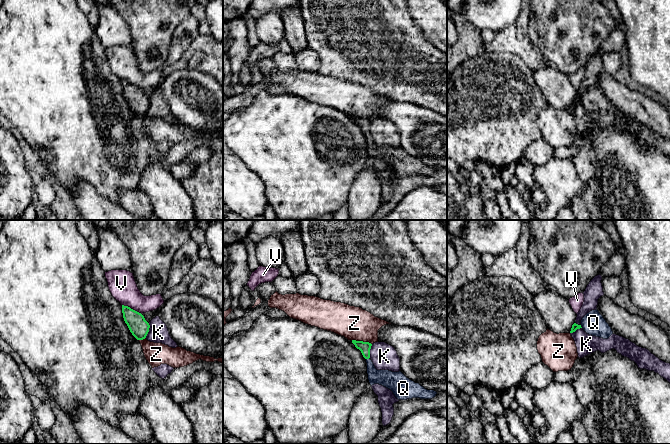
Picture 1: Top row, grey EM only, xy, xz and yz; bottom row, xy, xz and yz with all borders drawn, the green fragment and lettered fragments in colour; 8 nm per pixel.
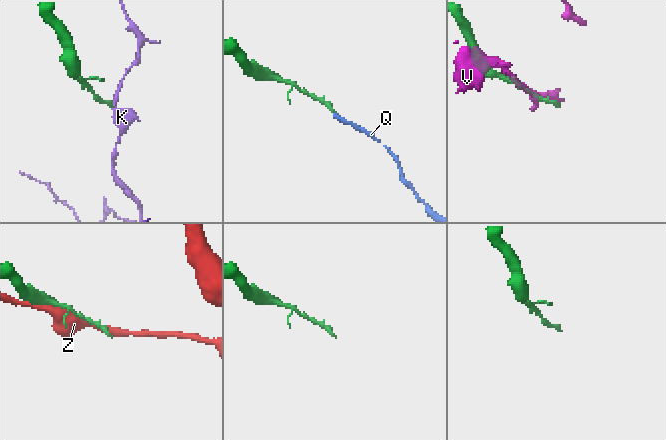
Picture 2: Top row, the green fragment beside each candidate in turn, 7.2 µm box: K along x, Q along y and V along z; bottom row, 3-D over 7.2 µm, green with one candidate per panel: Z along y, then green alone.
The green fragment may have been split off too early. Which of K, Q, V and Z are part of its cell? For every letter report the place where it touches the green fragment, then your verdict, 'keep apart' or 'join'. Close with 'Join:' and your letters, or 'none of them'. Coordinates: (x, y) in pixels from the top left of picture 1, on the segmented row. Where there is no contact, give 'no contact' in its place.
K: contact xy (148, 330); keep apart
Q: contact xz (367, 358); join
V: contact xy (132, 309); keep apart
Z: contact xz (361, 341); keep apart
Join: Q

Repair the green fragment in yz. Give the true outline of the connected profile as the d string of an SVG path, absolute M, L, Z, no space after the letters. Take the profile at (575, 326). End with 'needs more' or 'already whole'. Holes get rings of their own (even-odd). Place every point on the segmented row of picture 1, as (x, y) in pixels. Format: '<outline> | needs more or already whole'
M597 309L587 313L582 318L580 325L574 323L570 333L573 333L580 328L582 328L589 335L603 339L608 339L613 334L611 327Z | needs more

